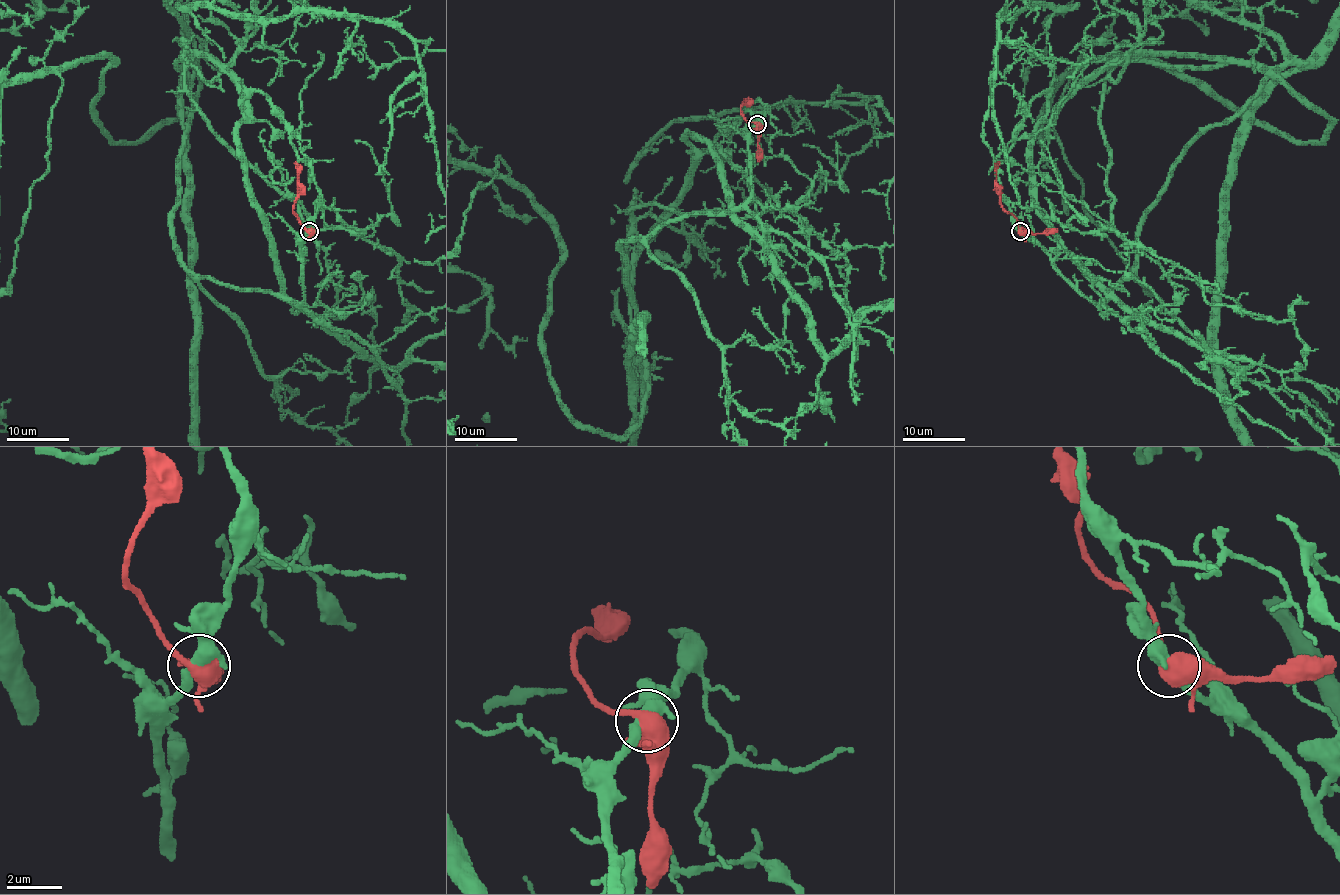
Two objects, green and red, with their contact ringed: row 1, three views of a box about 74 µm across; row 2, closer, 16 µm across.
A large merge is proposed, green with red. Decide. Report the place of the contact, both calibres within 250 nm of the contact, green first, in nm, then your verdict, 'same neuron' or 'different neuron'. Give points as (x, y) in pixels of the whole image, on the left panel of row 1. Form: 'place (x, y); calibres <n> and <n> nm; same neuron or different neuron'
place (309, 231); calibres 360 and 550 nm; same neuron

